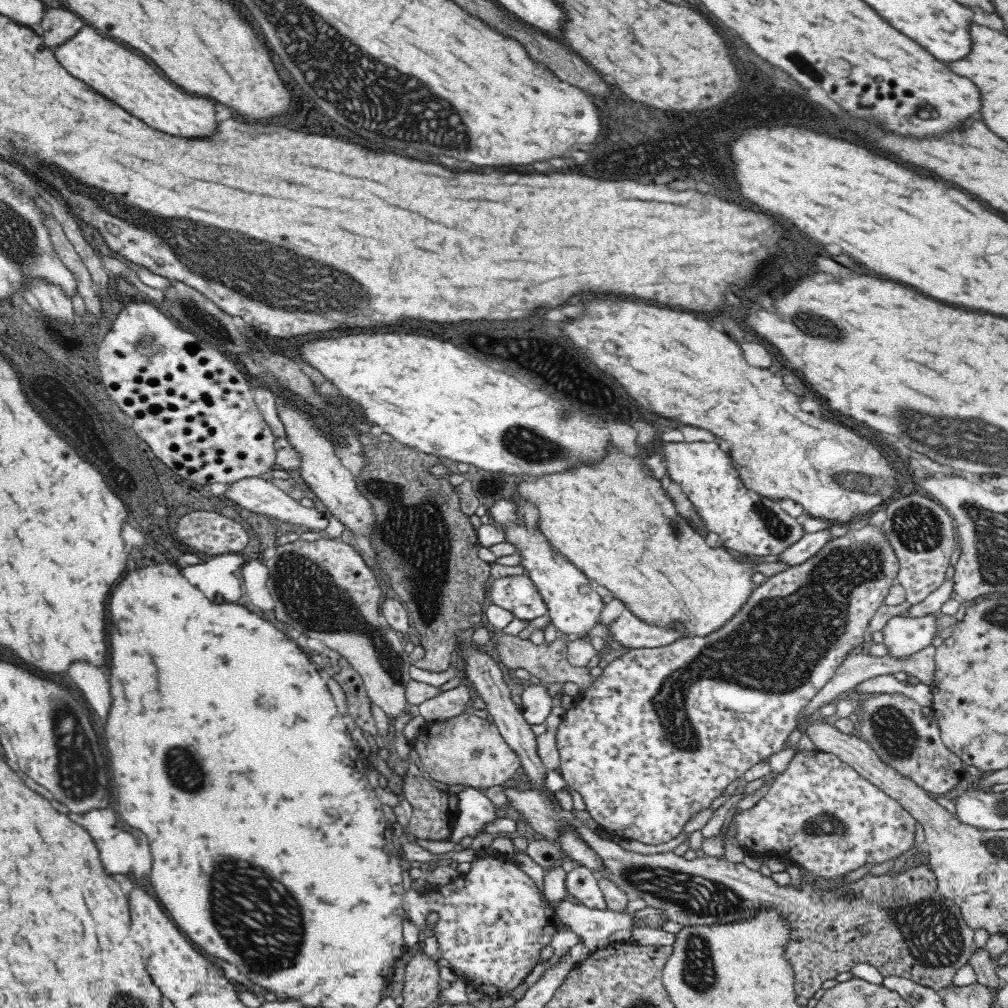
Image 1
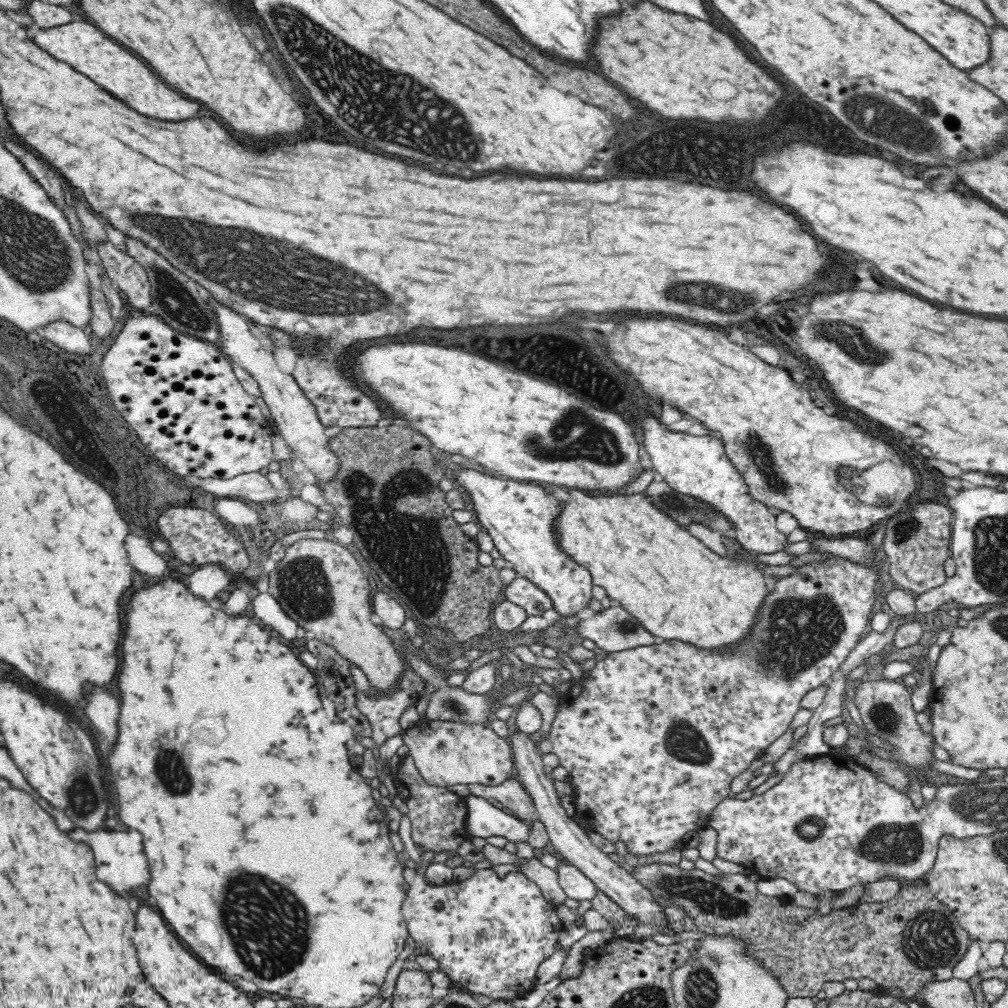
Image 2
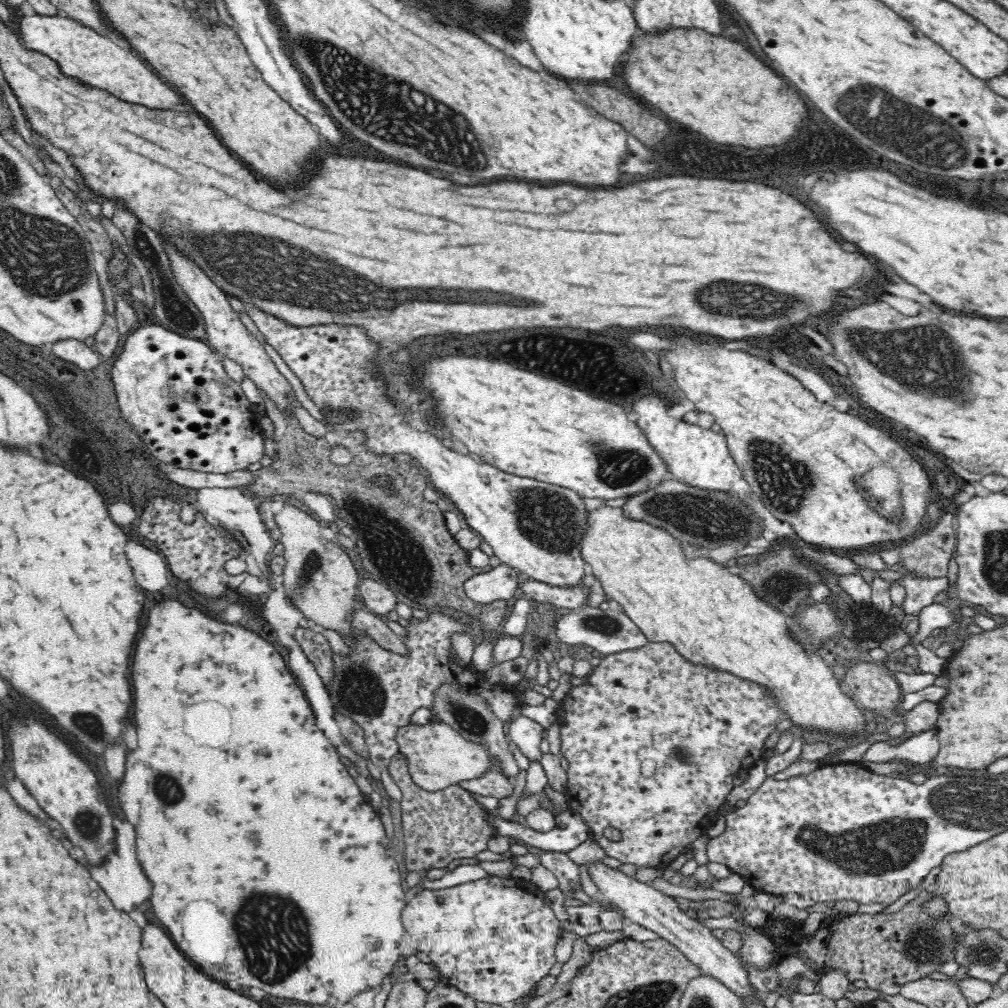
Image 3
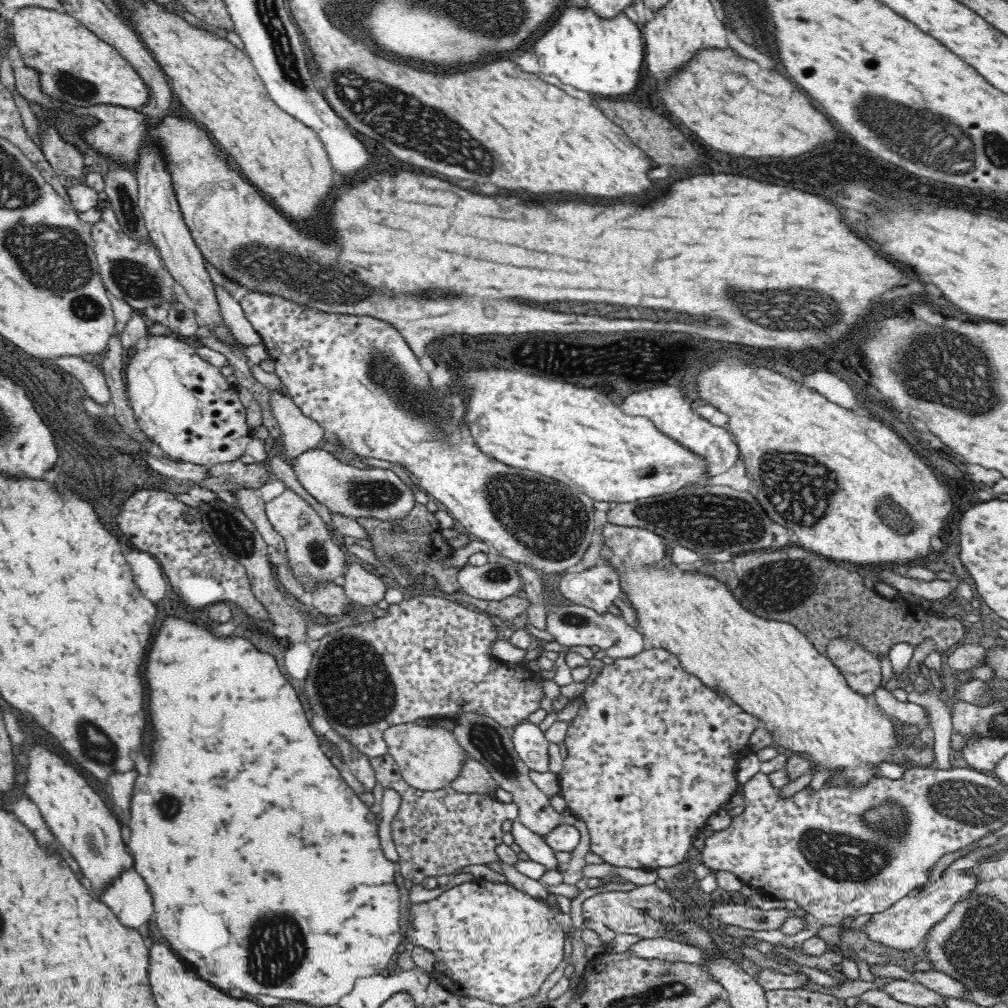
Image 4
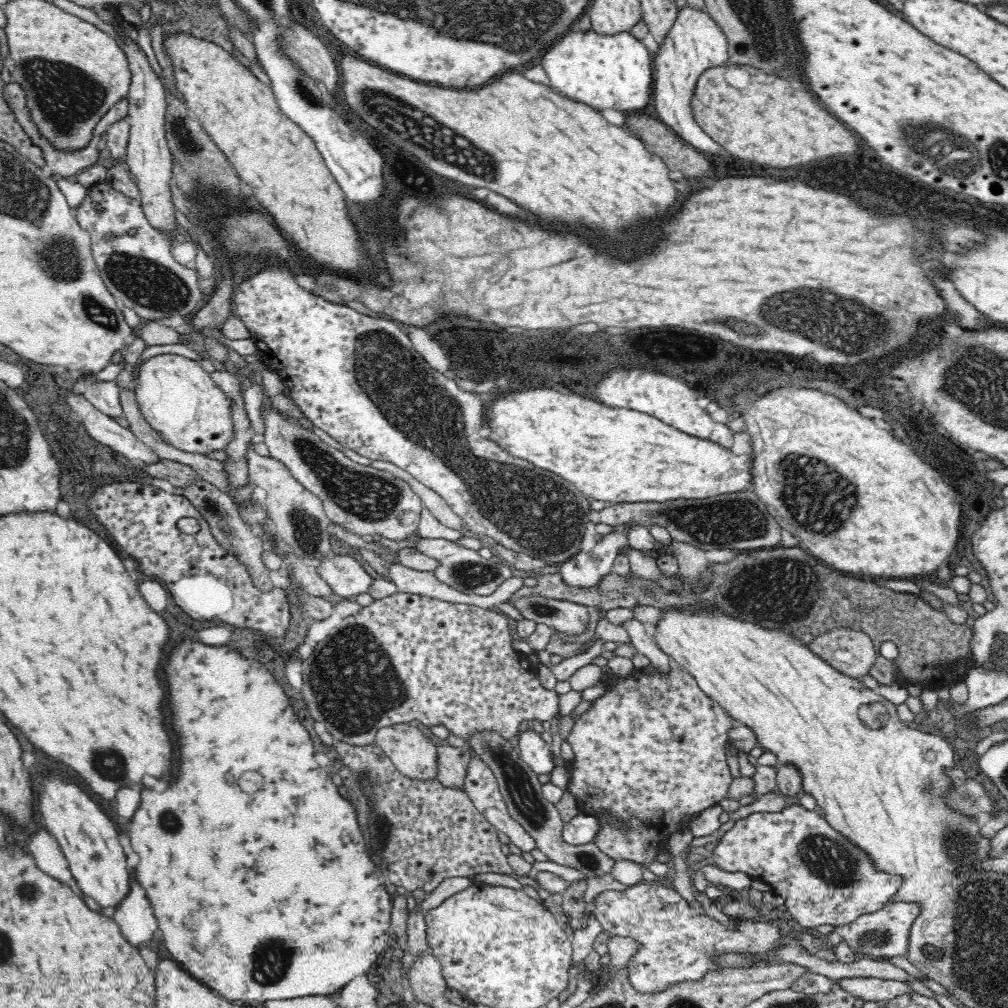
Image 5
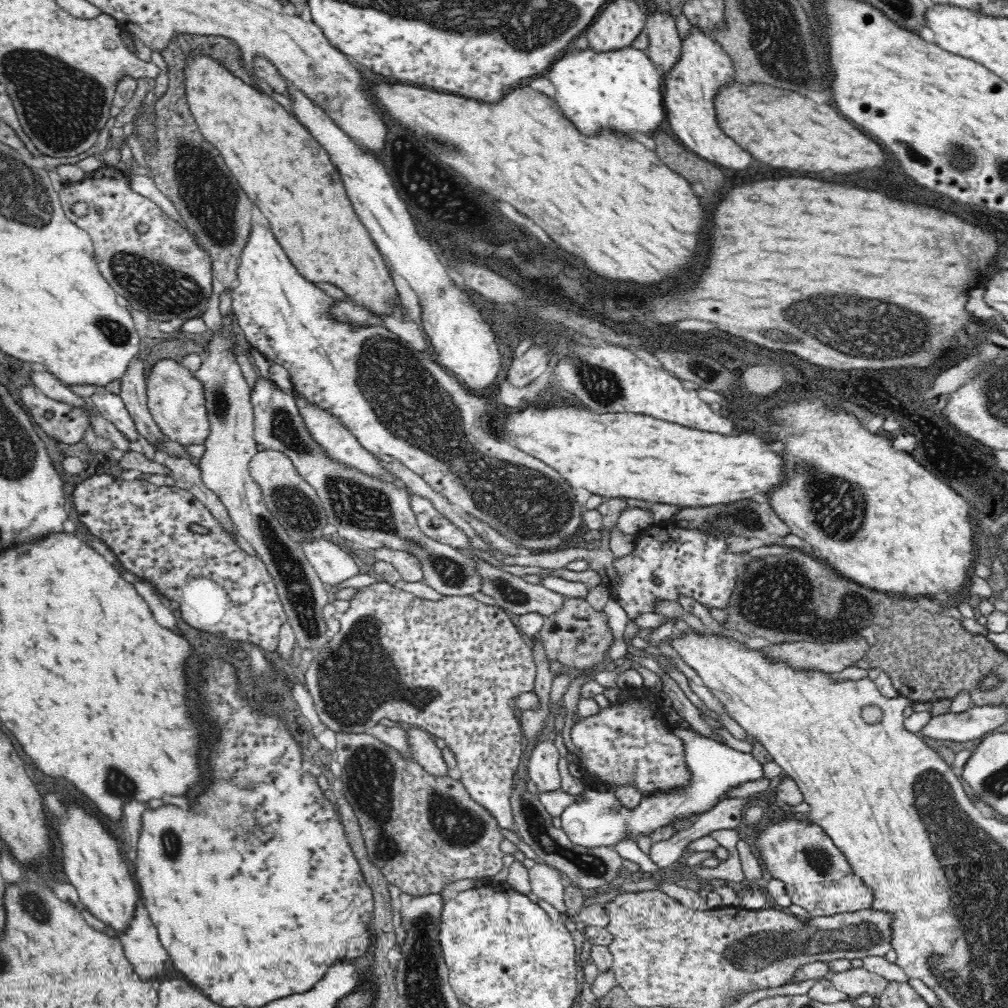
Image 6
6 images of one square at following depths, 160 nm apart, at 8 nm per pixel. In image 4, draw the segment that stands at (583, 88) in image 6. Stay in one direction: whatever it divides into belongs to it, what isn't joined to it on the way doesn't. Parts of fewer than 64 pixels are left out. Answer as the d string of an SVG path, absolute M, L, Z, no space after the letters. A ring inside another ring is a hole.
M565 6L553 20L552 26L536 40L533 53L539 60L541 73L555 76L564 84L570 84L576 90L584 90L598 97L619 99L634 94L640 78L645 57L645 41L640 35L638 26L620 13L613 19L602 19L590 7L586 9L576 6Z

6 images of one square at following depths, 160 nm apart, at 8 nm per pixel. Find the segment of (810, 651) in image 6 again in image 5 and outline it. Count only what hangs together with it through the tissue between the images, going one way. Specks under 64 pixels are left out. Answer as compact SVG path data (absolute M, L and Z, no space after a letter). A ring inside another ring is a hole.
M841 628L806 643L810 651L846 676L860 679L879 657L875 643L865 632Z

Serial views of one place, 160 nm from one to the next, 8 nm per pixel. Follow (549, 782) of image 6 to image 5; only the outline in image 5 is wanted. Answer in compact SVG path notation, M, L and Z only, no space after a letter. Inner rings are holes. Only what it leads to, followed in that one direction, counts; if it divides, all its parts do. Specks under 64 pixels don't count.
M522 731L518 742L521 759L537 775L550 774L554 770L551 744L545 742L536 731Z

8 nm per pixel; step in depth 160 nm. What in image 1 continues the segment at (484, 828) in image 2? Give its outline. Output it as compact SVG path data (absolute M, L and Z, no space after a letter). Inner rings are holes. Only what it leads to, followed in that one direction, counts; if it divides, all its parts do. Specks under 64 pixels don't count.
M468 788L468 790L458 793L457 798L459 814L454 832L452 832L452 838L449 839L454 843L460 843L466 837L474 839L486 833L484 828L499 818L499 809L492 804L484 793L474 788Z

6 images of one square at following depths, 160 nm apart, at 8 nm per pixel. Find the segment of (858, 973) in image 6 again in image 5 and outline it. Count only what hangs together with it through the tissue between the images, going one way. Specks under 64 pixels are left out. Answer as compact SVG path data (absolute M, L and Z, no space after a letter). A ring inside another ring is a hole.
M858 976L858 978L840 978L836 980L838 988L853 994L864 1001L882 1002L892 1000L900 994L913 992L908 983L899 980L884 980L873 976Z

